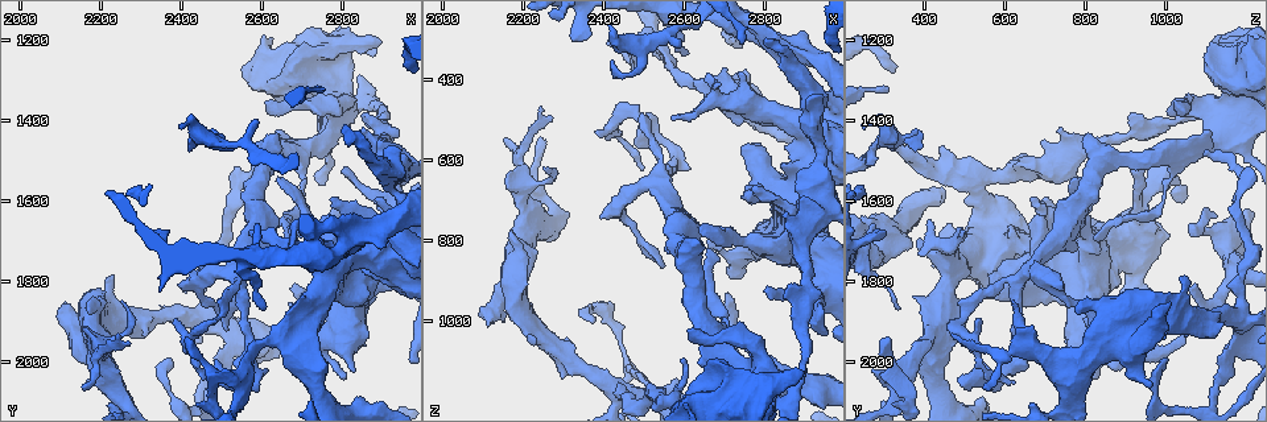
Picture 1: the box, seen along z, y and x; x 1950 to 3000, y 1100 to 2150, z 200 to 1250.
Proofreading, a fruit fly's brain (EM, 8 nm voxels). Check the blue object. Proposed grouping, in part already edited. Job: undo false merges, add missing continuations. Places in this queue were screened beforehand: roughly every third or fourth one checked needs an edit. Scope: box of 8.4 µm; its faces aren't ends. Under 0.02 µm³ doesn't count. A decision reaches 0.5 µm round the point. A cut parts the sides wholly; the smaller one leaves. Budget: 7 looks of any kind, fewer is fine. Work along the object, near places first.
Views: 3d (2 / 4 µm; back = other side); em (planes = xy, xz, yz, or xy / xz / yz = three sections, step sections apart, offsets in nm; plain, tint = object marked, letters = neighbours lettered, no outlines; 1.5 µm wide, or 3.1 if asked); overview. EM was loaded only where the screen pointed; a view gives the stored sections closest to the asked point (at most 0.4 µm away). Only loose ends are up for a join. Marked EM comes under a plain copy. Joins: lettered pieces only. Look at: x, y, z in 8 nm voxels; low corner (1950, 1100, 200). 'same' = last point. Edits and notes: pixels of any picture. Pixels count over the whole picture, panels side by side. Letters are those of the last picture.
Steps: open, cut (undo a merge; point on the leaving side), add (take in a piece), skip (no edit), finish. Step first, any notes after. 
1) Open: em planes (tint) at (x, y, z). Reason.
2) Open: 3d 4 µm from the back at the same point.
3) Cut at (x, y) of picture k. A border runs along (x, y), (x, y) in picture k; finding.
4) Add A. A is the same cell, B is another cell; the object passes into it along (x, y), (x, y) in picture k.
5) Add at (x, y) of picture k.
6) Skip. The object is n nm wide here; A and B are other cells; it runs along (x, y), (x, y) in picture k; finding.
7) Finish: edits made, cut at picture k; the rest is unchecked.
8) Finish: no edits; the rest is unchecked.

Open: 3d 2 µm at (2765, 1595, 665). Free end.

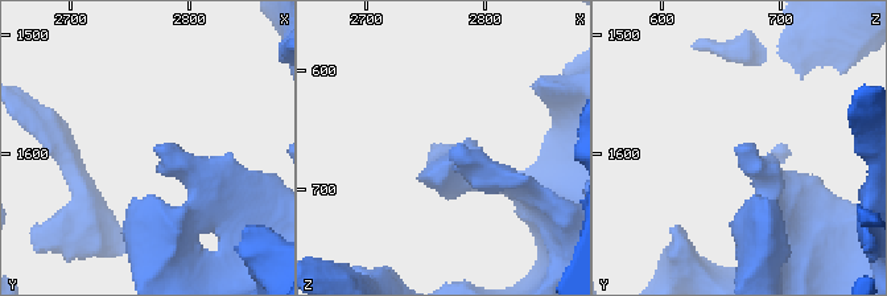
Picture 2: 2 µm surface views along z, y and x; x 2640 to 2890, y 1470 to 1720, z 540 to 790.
Open: em planes (letters) at (2766, 1596, 670).

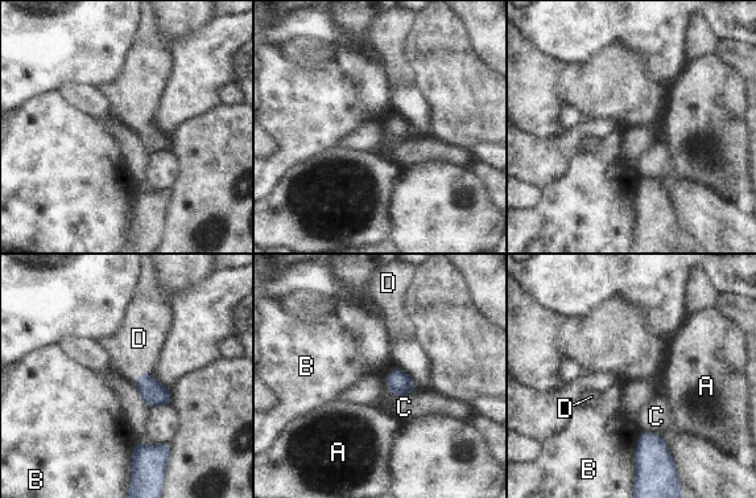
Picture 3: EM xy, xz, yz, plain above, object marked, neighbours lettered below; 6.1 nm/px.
Add D. D is the same cell, A, B and C are other cells; the object passes into it along (155, 394), (139, 375), (139, 338) in picture 3; it goes on there.

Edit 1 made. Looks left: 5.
Open: 3d 4 µm at (2450, 2025, 540). Sharp bend.

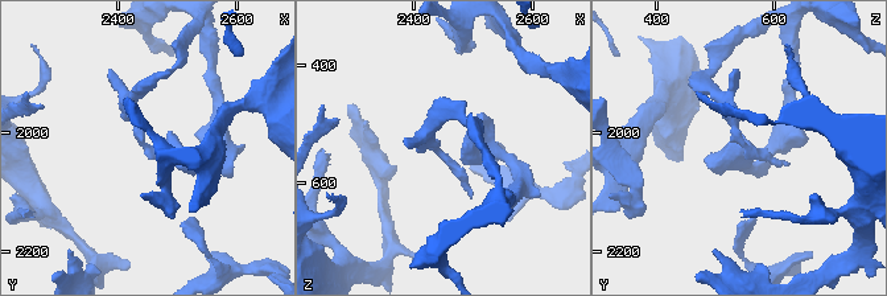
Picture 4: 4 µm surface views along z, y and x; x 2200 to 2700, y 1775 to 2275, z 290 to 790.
Open: em planes (tint) at (2450, 2020, 545).

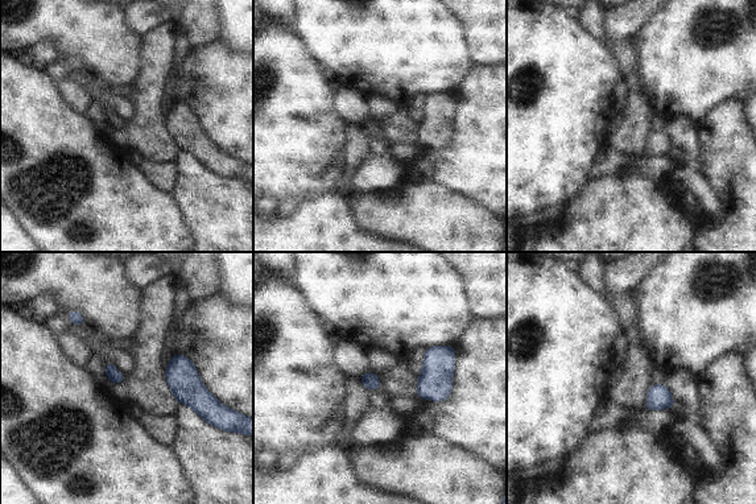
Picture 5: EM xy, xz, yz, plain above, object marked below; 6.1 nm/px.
Open: em planes (letters) at the same point.

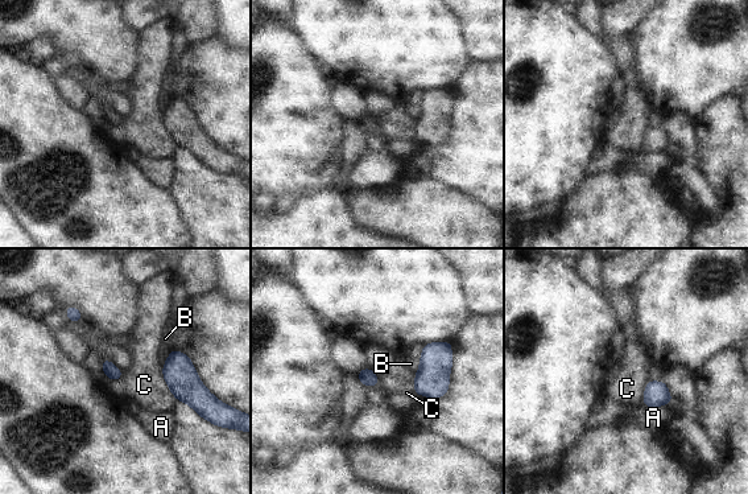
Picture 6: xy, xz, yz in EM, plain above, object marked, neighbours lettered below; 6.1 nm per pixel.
Skip. A, B and C are other cells; a border runs along (161, 367), (164, 381), (177, 400) in picture 6; one neuron here.

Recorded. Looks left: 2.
Open: em planes (letters) at (2150, 2055, 555). Branch stops here.

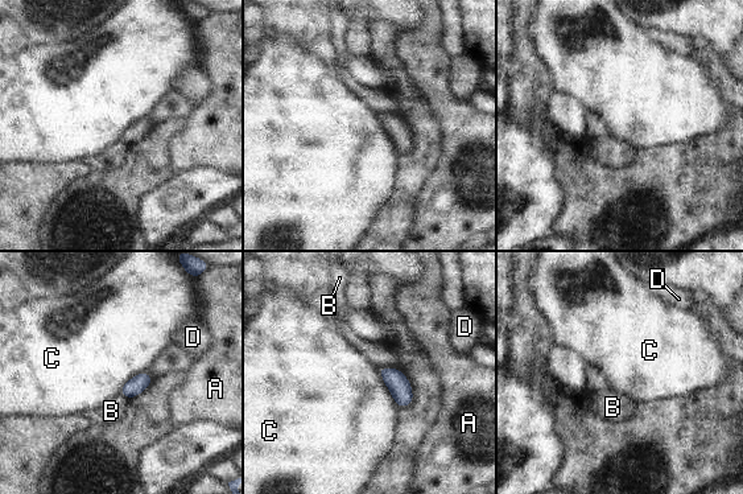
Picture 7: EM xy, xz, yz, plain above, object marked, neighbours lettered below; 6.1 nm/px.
Skip. The longest contact is with C, 280 nm; A, B, C and D are other cells; a border runs along (376, 367), (397, 407) in picture 7; no lettered piece goes on from it.

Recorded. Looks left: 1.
Finish: edits made, add at picture 3; the rest is unchecked.

